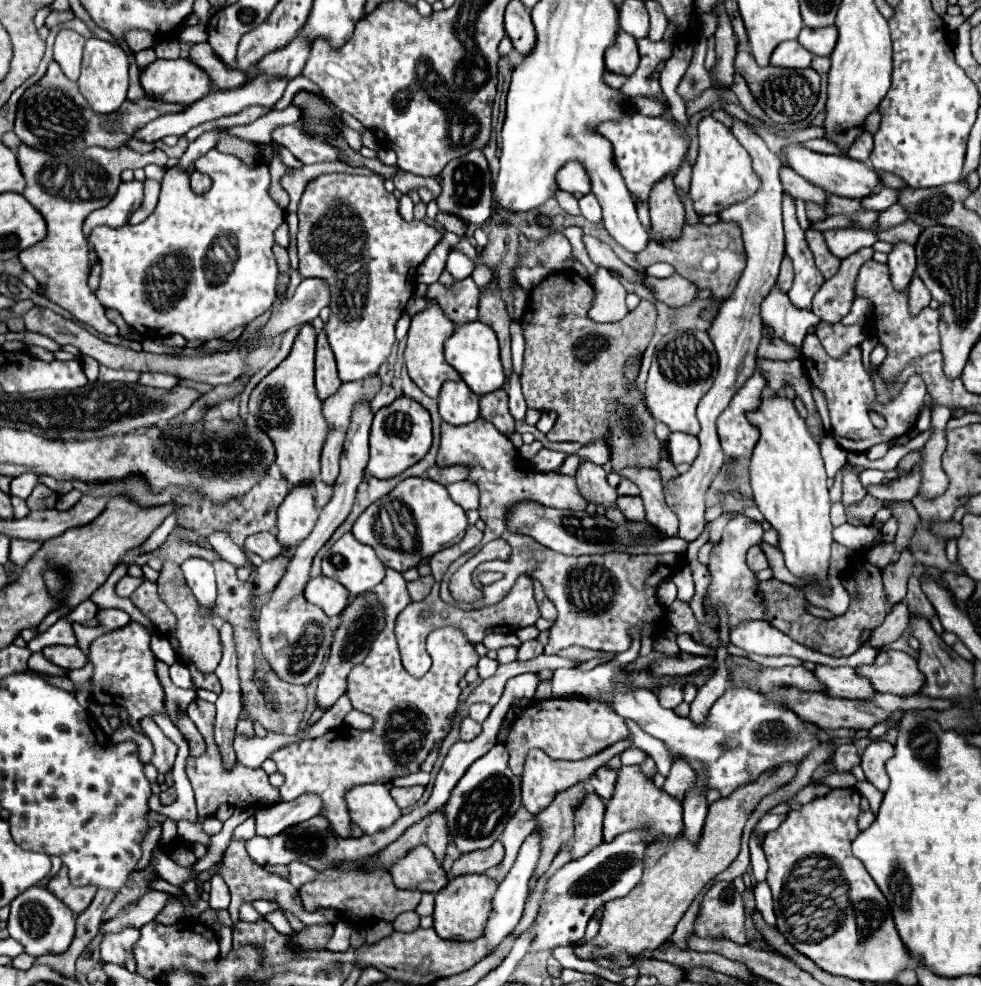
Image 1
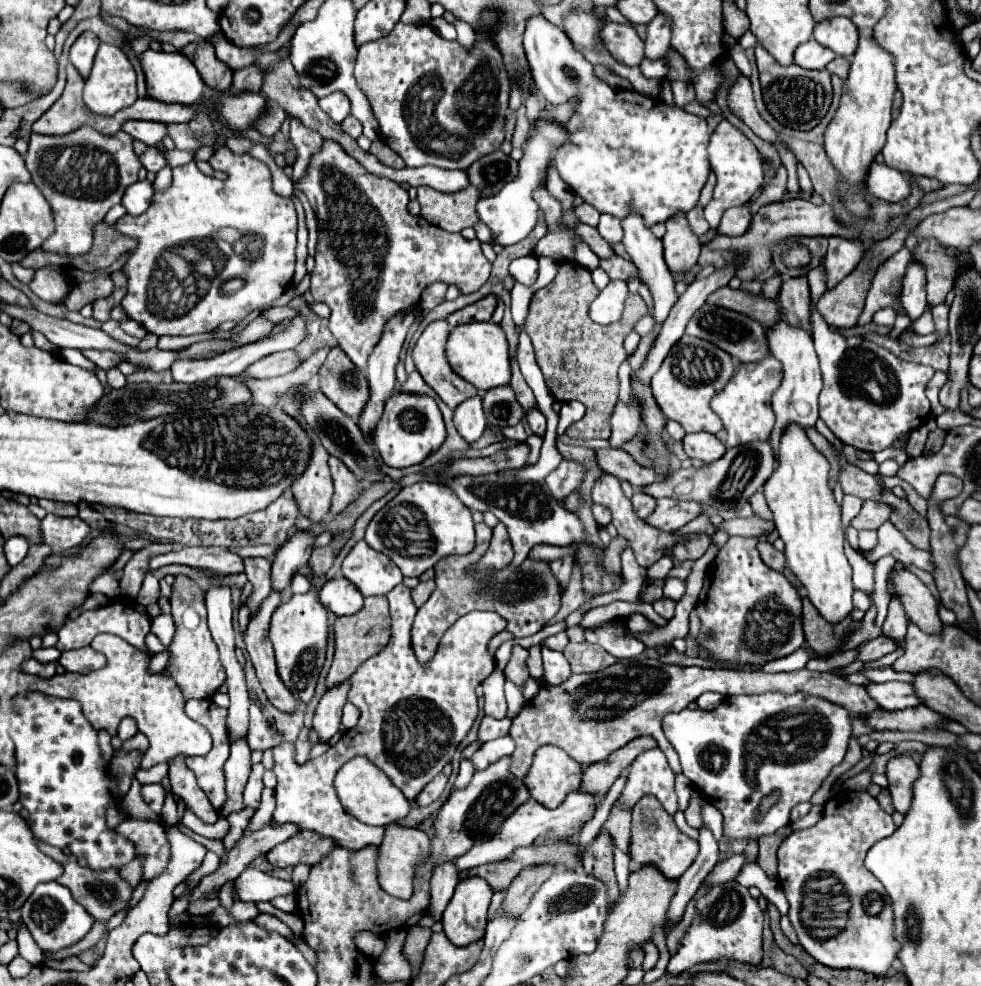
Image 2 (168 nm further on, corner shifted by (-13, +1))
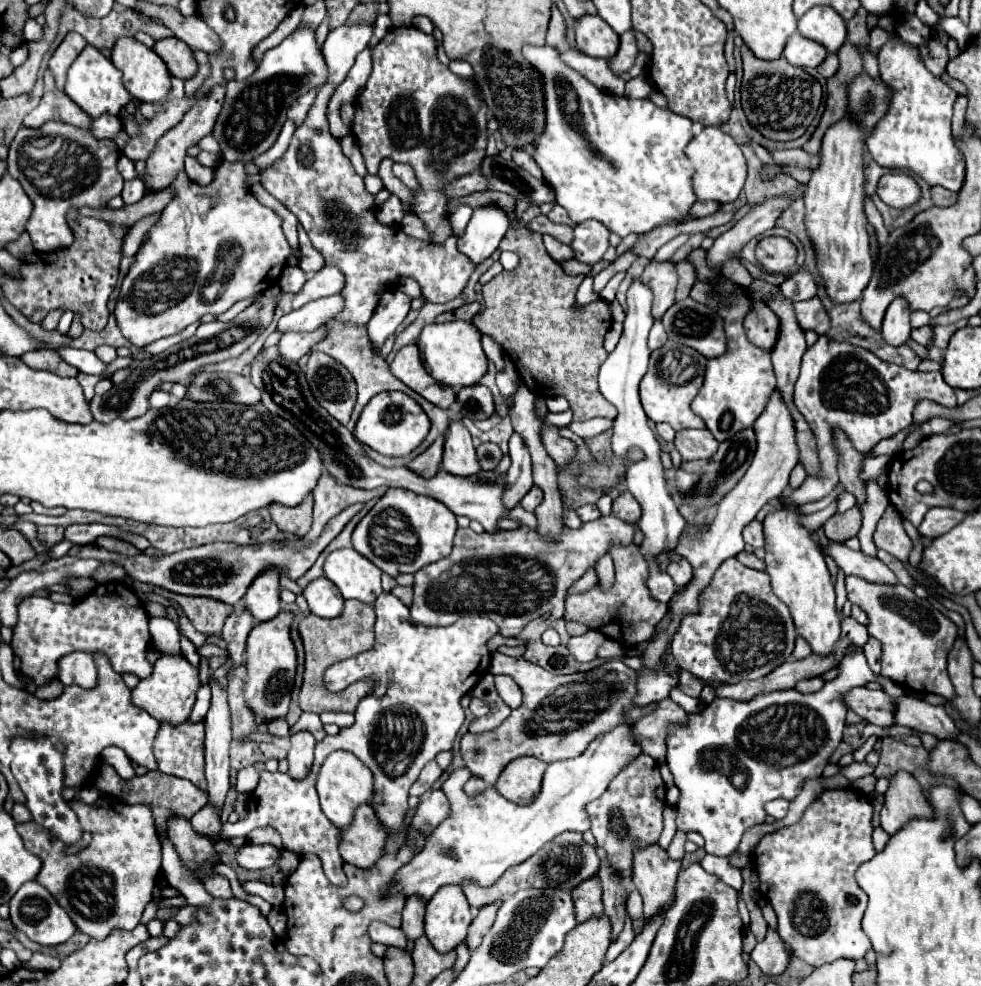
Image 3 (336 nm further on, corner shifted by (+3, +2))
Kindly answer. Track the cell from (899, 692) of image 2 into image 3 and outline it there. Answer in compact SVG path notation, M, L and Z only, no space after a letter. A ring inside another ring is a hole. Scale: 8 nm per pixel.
M912 694L898 698L896 724L932 734L938 740L956 740L960 734L956 722L946 714L942 706L932 706Z

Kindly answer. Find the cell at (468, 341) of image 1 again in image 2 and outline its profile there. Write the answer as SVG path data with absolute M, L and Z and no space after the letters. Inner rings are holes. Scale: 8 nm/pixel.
M468 323L452 329L446 343L446 357L452 369L466 381L470 381L478 391L488 391L500 385L510 385L510 355L506 333L498 323Z

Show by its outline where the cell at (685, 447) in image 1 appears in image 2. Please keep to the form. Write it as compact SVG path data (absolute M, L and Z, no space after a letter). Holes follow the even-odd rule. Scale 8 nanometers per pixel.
M688 433L682 439L682 445L690 459L700 459L704 463L712 463L720 459L726 451L724 443L716 439L712 433Z

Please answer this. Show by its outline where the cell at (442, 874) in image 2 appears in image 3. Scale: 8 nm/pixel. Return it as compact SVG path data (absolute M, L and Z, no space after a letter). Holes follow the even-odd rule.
M418 896L408 898L402 912L402 932L408 940L416 940L424 934L424 902Z

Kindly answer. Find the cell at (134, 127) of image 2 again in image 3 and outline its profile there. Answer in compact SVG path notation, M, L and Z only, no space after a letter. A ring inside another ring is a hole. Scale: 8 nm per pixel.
M102 114L100 118L94 118L90 124L90 132L94 138L114 138L120 132L120 118Z

